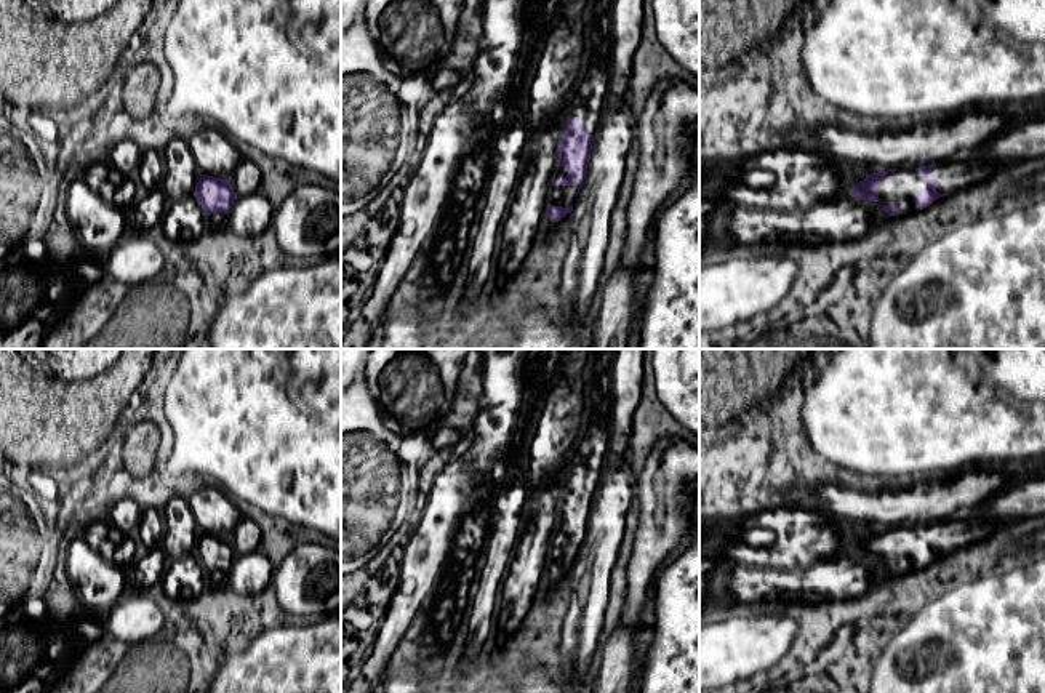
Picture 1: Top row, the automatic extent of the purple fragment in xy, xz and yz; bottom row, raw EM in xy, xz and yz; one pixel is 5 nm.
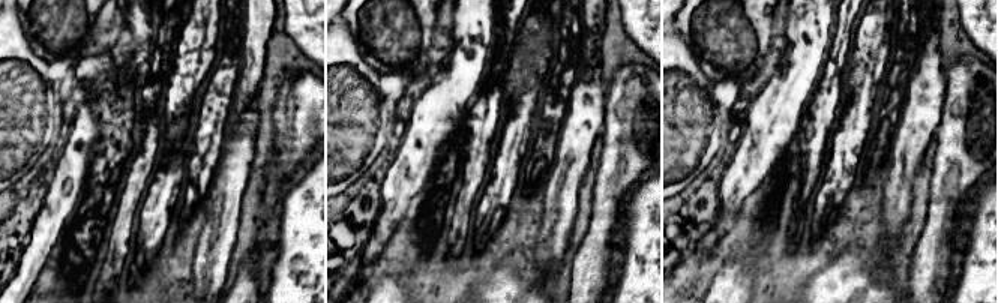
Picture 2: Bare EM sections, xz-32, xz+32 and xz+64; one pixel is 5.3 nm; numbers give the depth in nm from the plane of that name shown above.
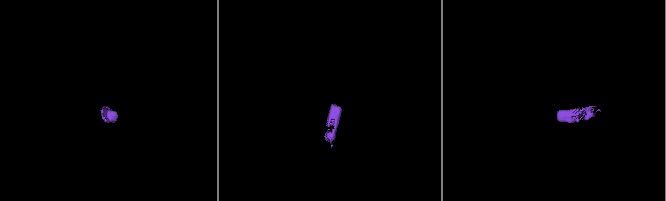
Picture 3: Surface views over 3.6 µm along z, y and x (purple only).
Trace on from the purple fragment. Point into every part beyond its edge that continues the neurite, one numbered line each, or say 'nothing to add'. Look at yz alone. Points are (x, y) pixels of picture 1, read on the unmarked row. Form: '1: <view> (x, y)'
1: yz (901, 546)

